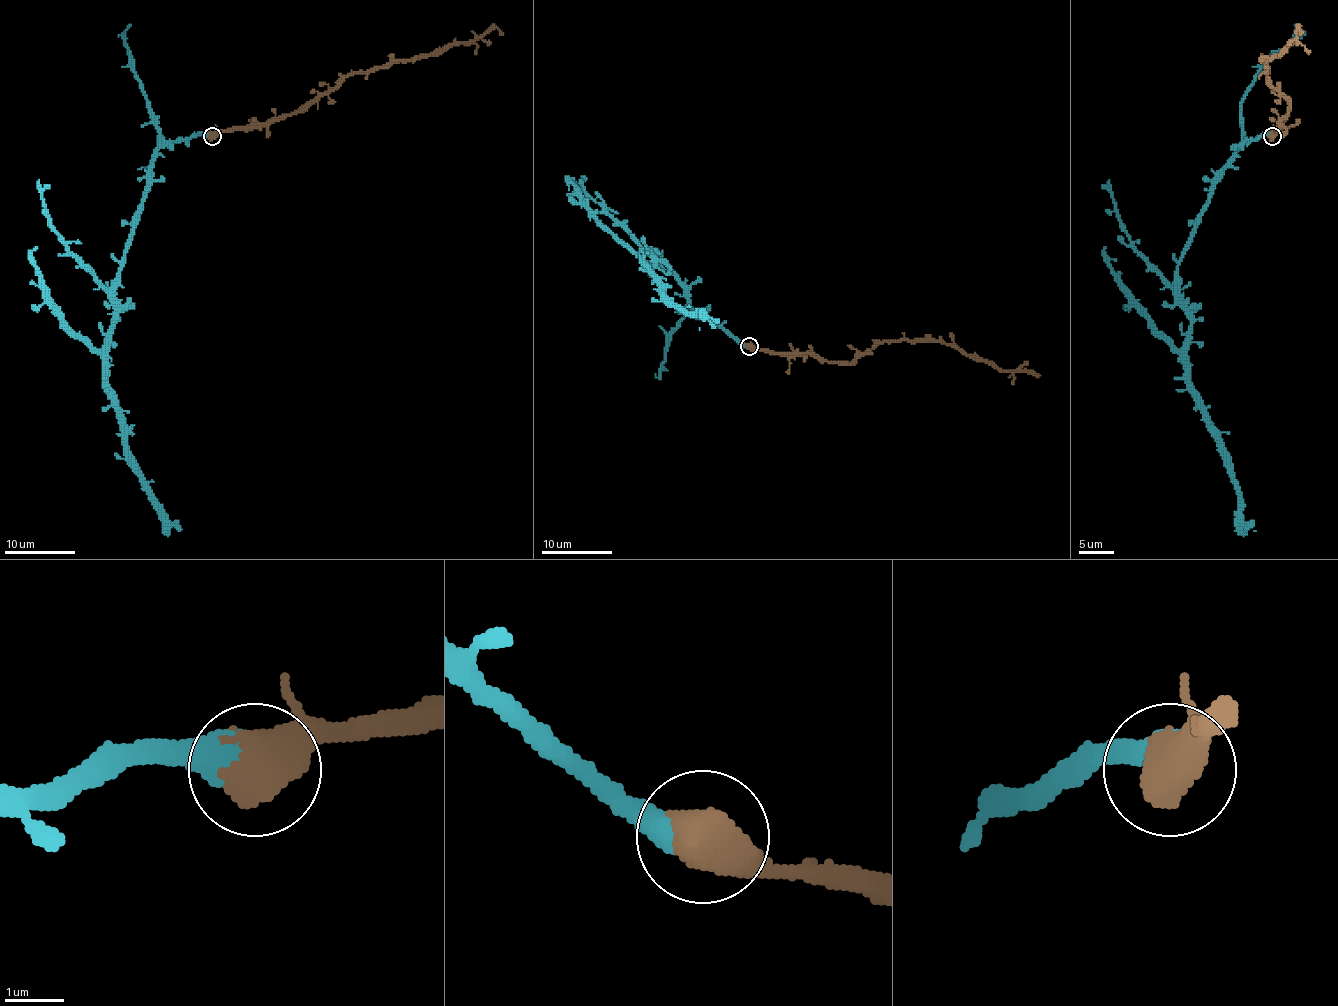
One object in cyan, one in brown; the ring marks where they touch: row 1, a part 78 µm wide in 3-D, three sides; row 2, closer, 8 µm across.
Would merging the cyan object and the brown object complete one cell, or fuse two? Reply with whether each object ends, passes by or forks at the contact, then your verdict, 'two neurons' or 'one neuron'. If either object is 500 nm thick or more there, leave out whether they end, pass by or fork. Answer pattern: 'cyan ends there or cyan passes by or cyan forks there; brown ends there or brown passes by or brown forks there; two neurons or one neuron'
one neuron

